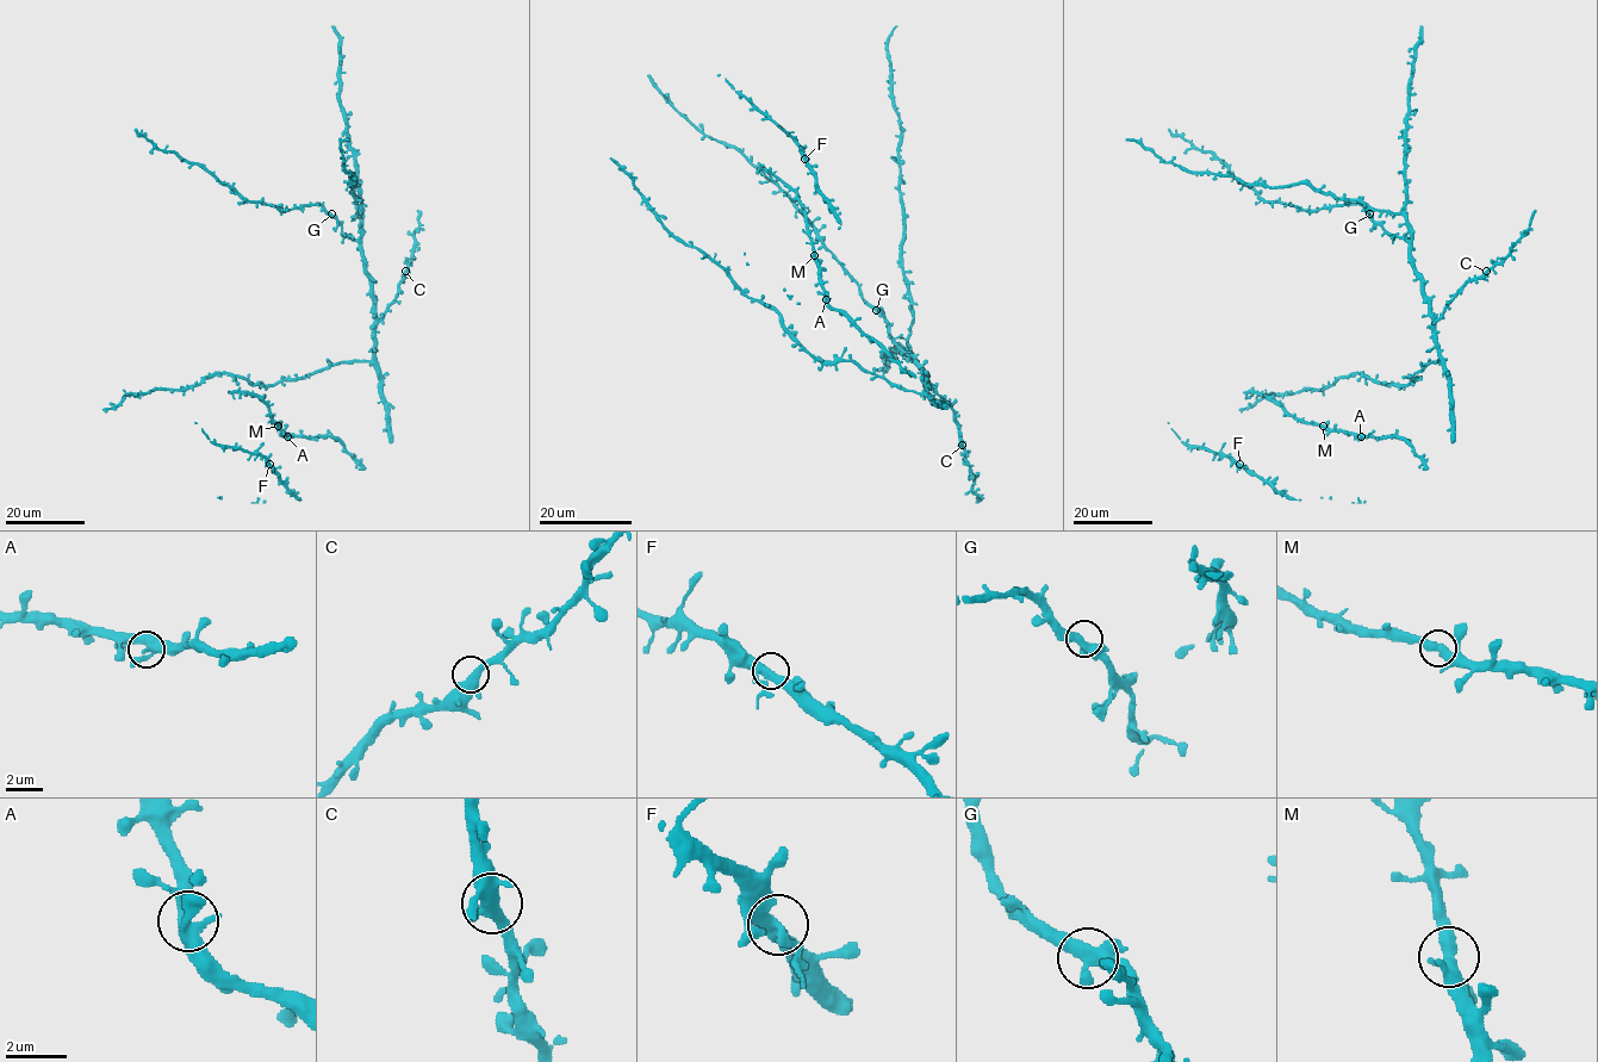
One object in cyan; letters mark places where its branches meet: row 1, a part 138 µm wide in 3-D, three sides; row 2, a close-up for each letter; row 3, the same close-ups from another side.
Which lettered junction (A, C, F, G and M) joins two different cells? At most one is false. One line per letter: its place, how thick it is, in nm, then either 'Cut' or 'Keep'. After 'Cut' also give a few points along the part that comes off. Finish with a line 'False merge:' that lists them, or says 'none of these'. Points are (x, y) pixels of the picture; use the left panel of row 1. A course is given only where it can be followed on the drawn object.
A: Place: (287, 436). Thickness 400 nm. Keep
C: Place: (405, 271). Thickness 400 nm. Keep
F: Place: (269, 464). Thickness 360 nm. Keep
G: Place: (331, 213). Thickness 400 nm. Keep
M: Place: (278, 426). Thickness 360 nm. Keep
False merge: none of these

